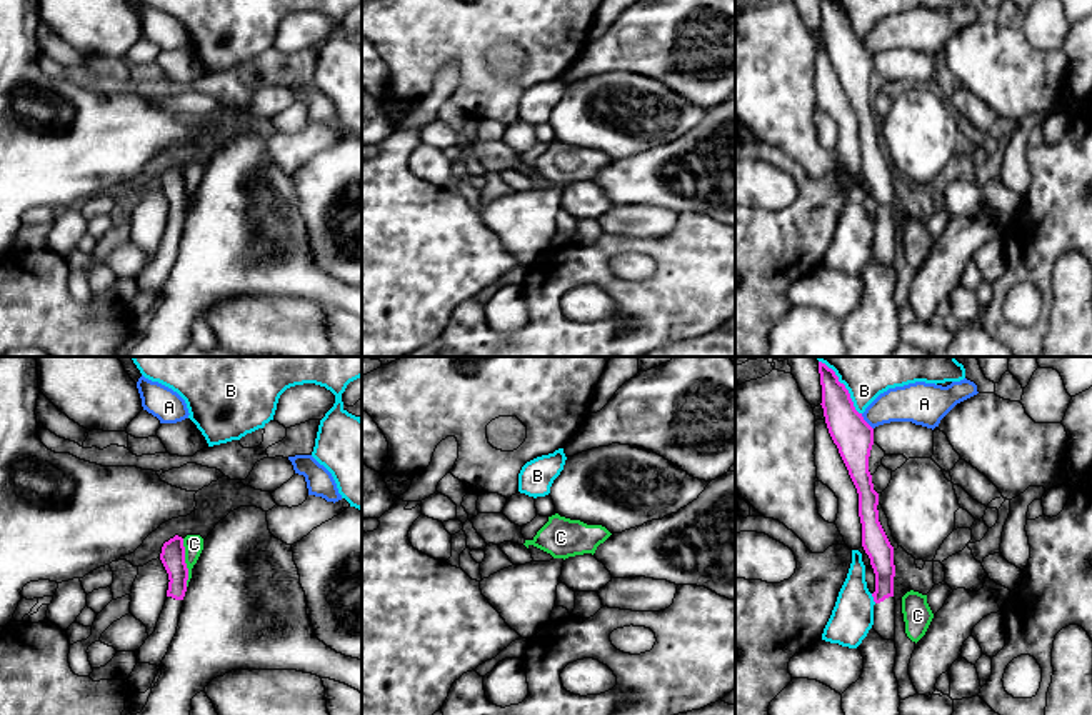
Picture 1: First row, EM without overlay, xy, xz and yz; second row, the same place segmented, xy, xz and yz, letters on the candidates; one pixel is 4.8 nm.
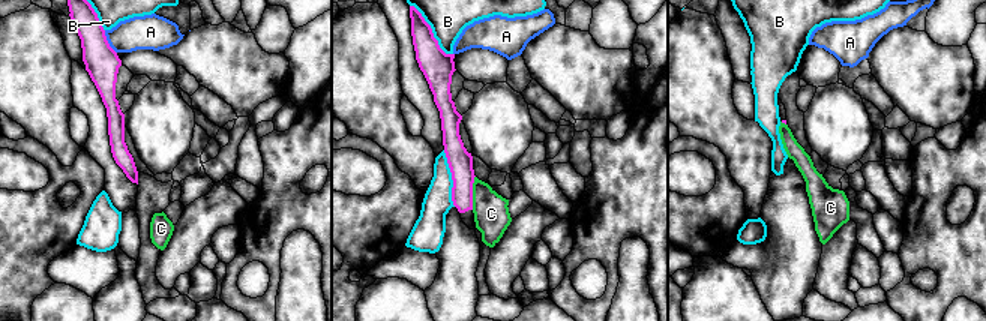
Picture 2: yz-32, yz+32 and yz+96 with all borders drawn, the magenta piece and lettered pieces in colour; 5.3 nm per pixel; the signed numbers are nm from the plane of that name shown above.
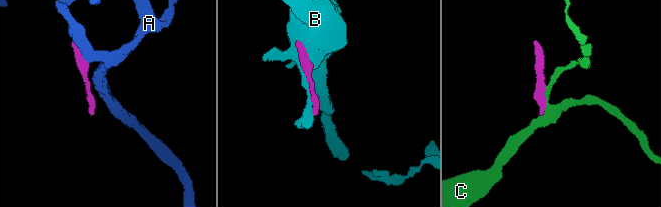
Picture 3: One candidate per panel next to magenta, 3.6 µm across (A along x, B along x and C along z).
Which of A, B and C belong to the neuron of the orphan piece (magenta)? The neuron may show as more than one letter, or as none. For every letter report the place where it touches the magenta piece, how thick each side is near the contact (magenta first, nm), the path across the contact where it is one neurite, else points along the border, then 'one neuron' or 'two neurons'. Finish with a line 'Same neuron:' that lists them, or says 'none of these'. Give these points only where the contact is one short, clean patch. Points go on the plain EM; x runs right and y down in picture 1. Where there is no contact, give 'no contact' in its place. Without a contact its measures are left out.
A: meets magenta in yz at (866, 49); 190 nm thick on the magenta side, 180 nm on the other; border along yz (861, 40), (872, 55); two neurons
B: meets magenta in yz at (849, 20); 190 nm thick on the magenta side, 150 nm on the other; two neurons
C: meets magenta in xy at (184, 189); 120 nm thick on the magenta side, 100 nm on the other; border along xy (182, 165), (187, 212); two neurons
Same neuron: none of these

